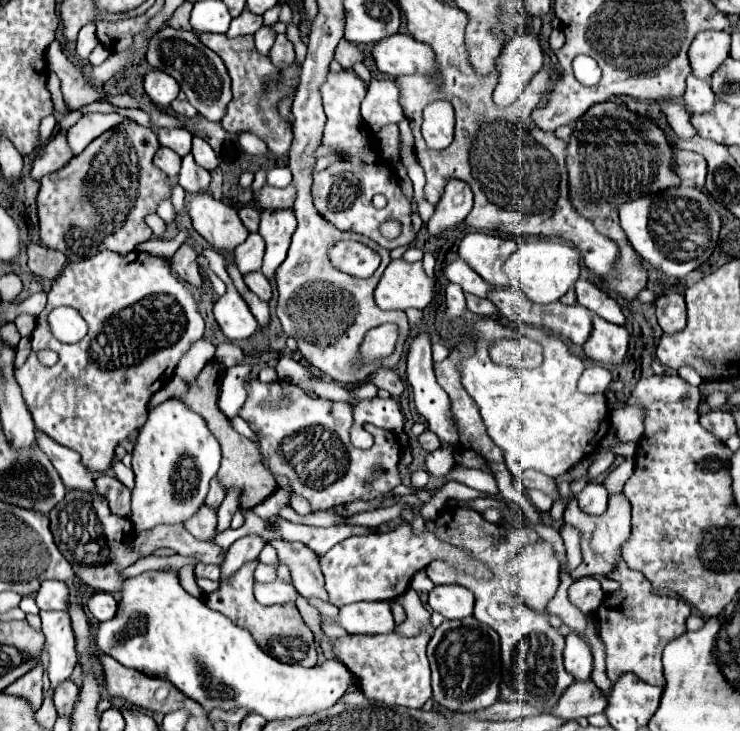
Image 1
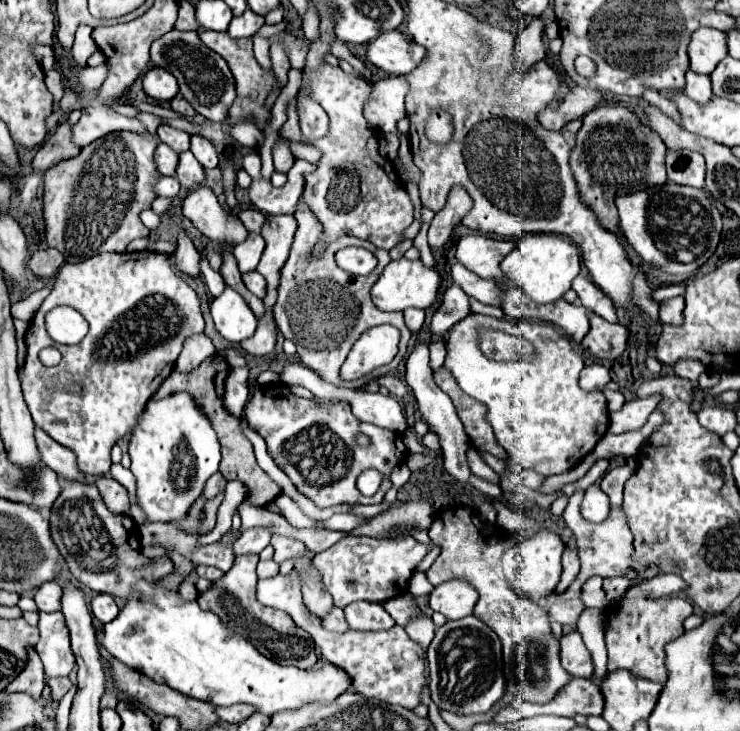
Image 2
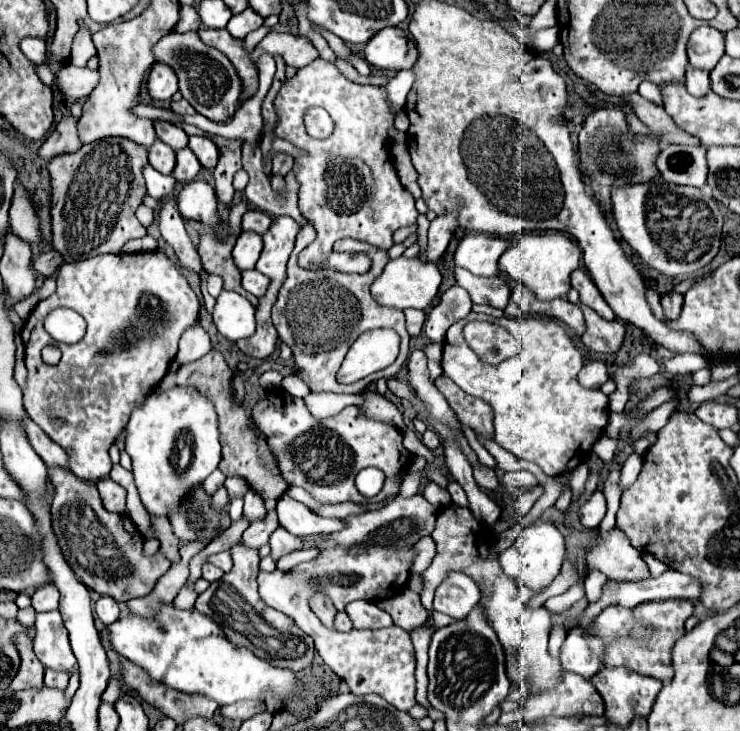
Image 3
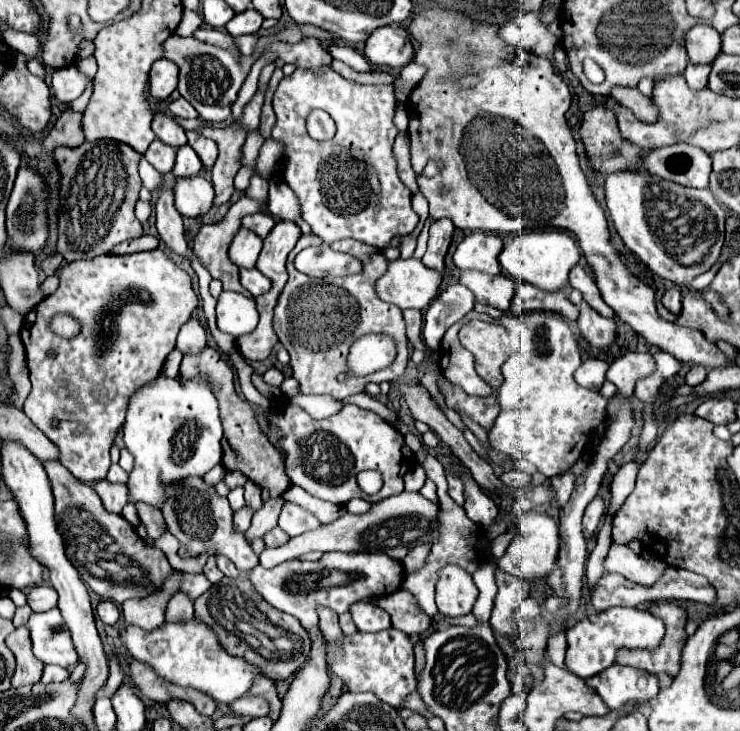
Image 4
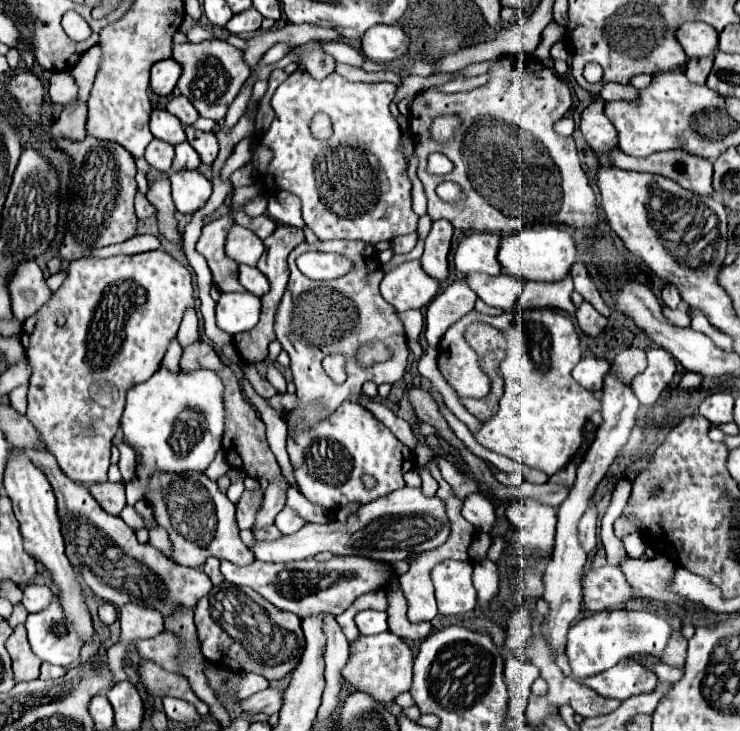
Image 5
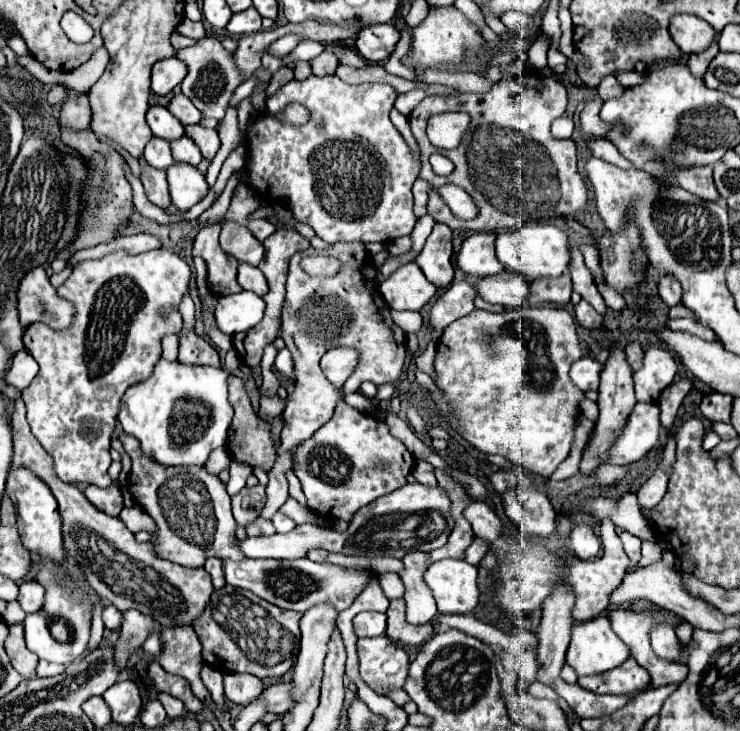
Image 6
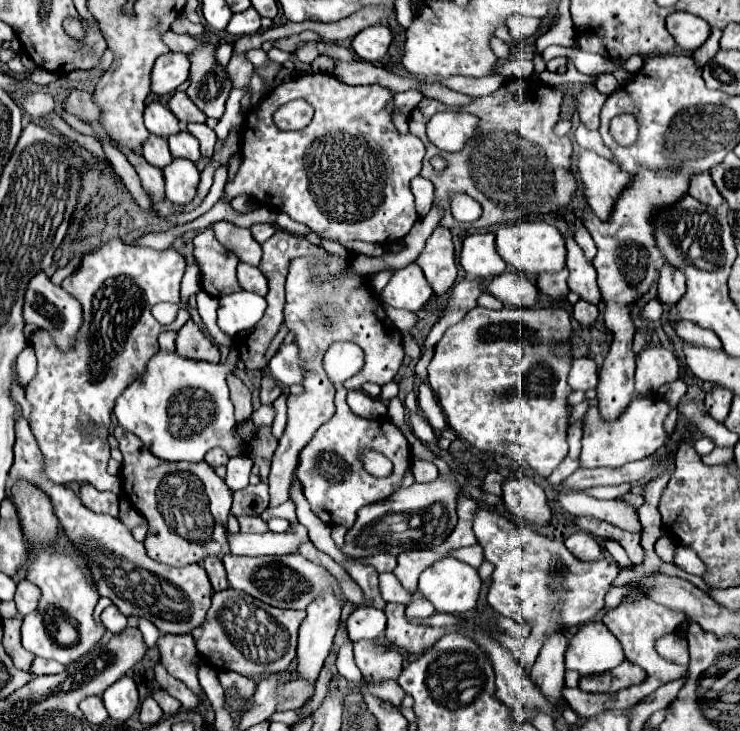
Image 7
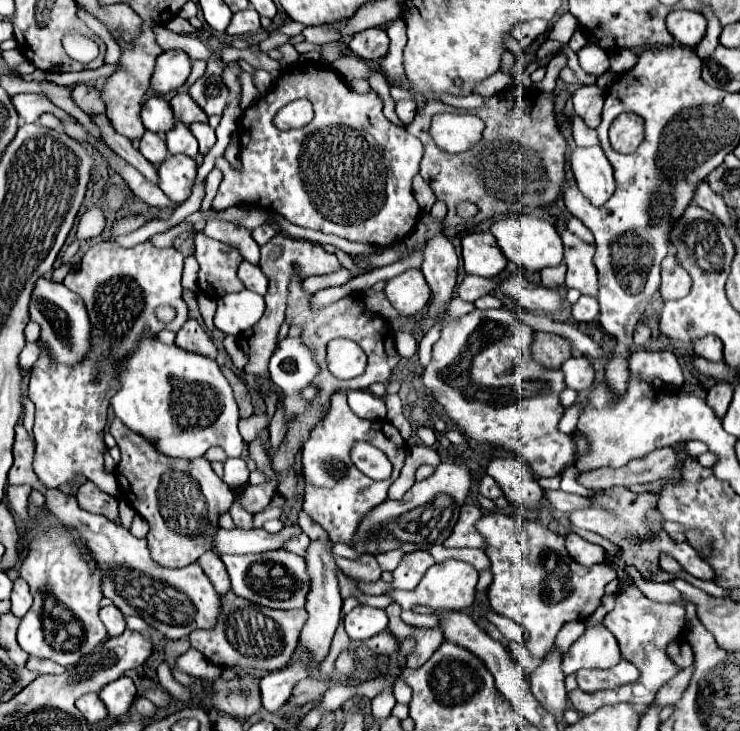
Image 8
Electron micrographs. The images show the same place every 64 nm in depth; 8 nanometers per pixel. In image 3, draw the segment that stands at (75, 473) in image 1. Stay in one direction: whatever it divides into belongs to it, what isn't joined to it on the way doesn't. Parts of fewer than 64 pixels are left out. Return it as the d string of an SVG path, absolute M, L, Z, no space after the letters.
M28 420L24 426L26 426L26 434L28 434L30 444L38 452L38 456L44 460L44 464L48 468L60 466L60 468L68 470L68 454L54 440L48 440L46 432L42 432L38 428L38 424L32 424L32 420Z

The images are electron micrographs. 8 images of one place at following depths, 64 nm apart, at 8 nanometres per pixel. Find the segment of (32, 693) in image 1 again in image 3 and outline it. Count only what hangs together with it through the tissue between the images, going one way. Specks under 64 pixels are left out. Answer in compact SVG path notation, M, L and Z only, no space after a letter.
M18 634L16 636L16 648L20 652L22 664L18 674L14 676L10 688L12 690L24 690L24 688L42 688L44 682L44 666L40 664L40 660L36 658L34 650L32 650L32 640L26 634Z

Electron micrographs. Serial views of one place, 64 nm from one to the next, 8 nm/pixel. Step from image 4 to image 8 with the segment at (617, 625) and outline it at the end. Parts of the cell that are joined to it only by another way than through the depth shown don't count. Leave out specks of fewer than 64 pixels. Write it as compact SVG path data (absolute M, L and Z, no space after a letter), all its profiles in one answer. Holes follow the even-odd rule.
M596 624L586 626L580 640L568 648L562 660L562 670L564 674L572 674L582 668L612 668L620 660L622 654L616 638L608 628L604 628L604 624ZM674 640L670 646L668 646L668 656L680 666L680 668L688 668L692 666L692 660L694 660L694 654L692 654L692 648L686 640Z

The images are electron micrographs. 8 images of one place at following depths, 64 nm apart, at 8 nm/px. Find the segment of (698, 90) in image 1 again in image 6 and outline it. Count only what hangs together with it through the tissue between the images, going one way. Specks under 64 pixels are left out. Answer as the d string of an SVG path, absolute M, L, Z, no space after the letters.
M714 42L706 52L688 56L688 68L690 68L692 76L696 76L696 78L704 78L704 72L708 70L708 64L712 62L712 58L714 58L716 54L718 54L718 44Z

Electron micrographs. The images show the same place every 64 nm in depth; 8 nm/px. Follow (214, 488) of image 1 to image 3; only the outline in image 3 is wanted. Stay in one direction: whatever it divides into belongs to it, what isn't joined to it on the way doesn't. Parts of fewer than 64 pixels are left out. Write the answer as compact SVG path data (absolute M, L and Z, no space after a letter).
M214 470L206 480L204 480L204 484L202 484L202 488L204 488L204 492L208 492L210 496L224 484L224 480L226 480L226 476L220 472L220 470Z

